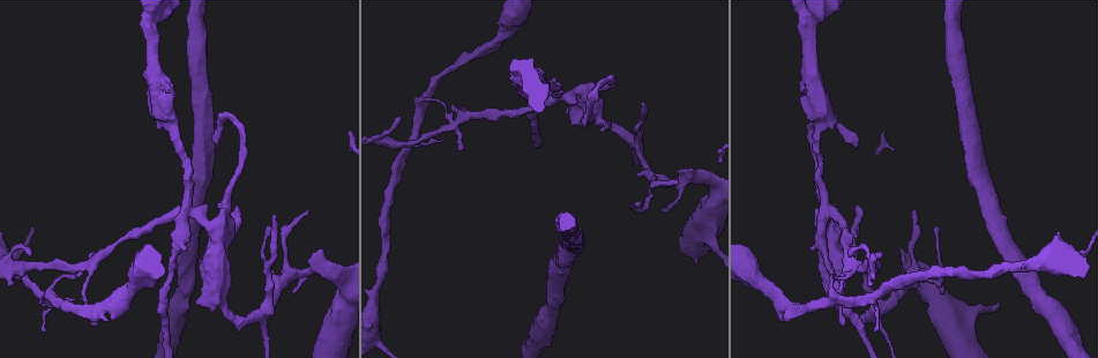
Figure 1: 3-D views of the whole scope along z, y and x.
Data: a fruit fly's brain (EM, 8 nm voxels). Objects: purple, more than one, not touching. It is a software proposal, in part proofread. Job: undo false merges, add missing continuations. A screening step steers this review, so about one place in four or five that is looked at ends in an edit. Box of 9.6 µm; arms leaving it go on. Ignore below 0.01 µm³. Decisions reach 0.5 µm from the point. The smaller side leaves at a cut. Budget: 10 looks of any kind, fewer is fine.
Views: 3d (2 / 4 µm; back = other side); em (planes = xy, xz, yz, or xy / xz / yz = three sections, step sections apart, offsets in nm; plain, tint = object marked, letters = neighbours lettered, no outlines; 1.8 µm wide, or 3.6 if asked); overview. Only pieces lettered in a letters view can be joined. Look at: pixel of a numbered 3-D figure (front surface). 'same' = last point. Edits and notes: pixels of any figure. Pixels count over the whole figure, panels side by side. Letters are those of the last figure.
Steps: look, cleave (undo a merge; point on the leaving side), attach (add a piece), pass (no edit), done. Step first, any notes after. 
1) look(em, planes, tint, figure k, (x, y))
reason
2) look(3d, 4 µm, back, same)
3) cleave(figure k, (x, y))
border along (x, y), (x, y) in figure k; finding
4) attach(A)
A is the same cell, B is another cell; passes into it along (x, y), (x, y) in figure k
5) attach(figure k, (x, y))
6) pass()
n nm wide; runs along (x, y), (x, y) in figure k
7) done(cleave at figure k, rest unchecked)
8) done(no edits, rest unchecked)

look(3d, 2 µm, figure 1, (853, 266))
thick turns thin

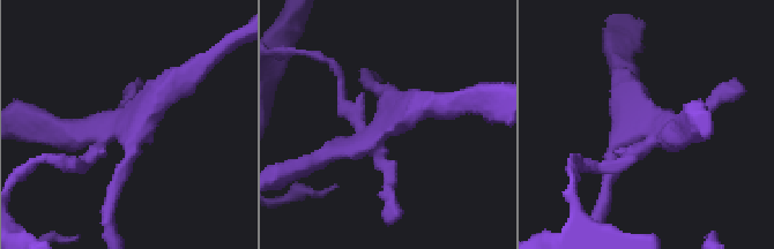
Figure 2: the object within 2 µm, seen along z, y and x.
look(em, yz, step 16, tint, figure 2, (388, 124))

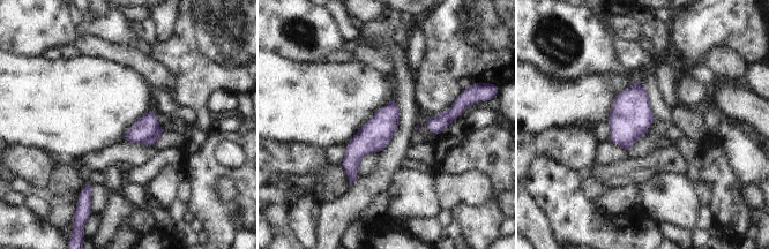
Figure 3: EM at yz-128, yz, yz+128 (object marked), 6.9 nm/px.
look(em, planes, letters, same)

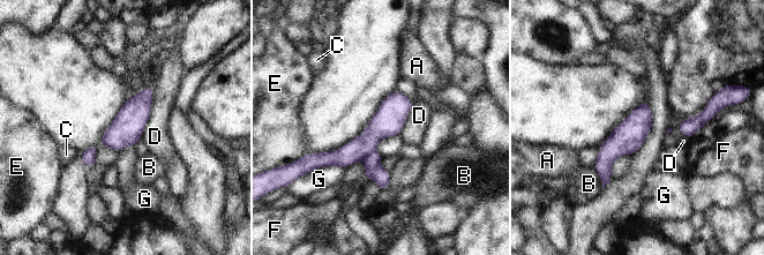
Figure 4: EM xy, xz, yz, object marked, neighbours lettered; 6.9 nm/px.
cleave(figure 4, (374, 172))
200 nm wide; A, B, C, D, E, F and G are other cells; border along (373, 150), (362, 158) in figure 4; a second neuron is stuck on

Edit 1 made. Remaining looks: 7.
look(em, xy, step 4, tint, figure 1, (637, 145))
four arms meet

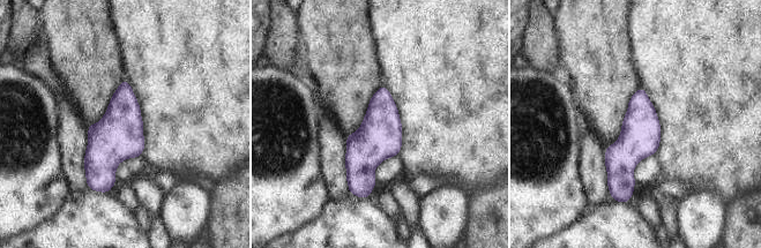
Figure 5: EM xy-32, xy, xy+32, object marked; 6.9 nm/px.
look(em, planes, tint, same)
another direction

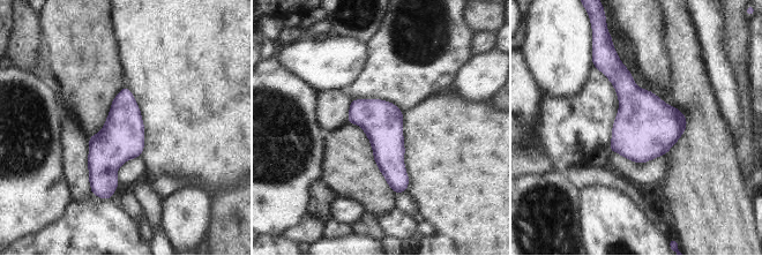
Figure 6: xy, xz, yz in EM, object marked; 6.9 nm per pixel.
look(em, planes, letters, same)
see the neighbours

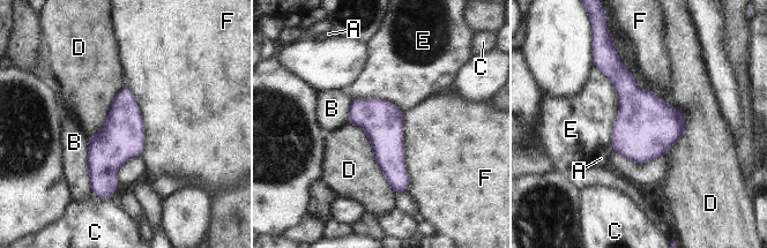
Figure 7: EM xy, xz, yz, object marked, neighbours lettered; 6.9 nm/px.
pass()
A, B, C, D, E and F are other cells; continuous, no second neuron

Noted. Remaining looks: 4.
look(3d, 4 µm, figure 1, (307, 210))
tapers out

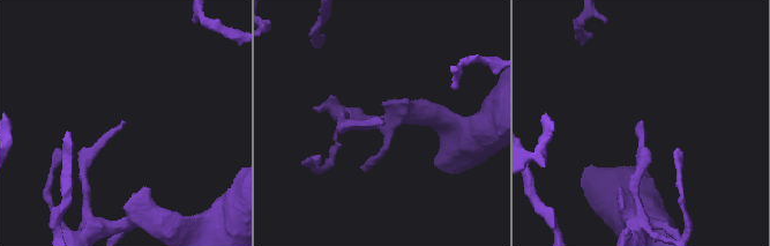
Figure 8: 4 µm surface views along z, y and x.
look(em, planes, letters, figure 8, (125, 123))

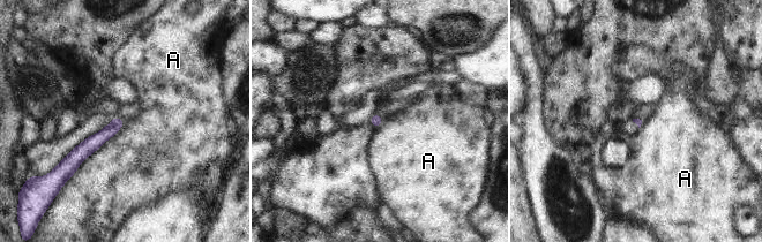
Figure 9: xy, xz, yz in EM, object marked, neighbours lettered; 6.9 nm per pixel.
pass()
A touches over 600 nm; A is another cell; runs along (120, 122), (86, 148), (68, 165) in figure 9; none of them fits

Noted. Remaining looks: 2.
look(em, xz, step 4, tint, figure 1, (829, 212))

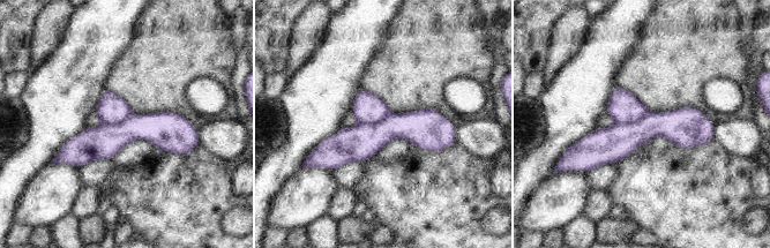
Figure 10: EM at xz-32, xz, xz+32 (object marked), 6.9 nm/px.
look(em, planes, letters, same)

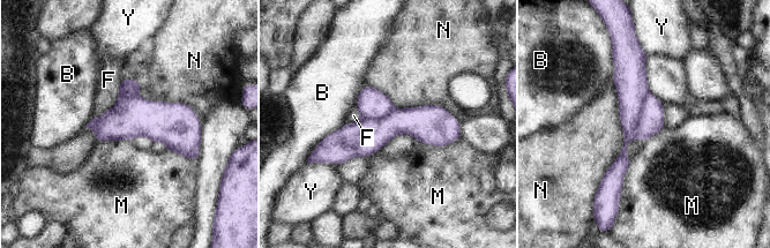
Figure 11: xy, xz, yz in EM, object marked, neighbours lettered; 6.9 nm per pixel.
cleave(figure 11, (630, 81))
B, F, M, N and Y are other cells; border along (649, 92), (637, 119), (637, 137) in figure 11; a second neuron is stuck on

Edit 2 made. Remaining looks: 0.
done(cleave at figure 4, cleave at figure 11, rest unchecked)

